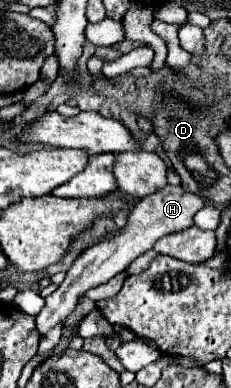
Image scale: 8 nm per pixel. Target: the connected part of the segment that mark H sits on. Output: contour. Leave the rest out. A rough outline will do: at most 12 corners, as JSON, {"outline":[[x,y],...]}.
{"outline":[[166,185],[116,237],[76,259],[36,317],[46,335],[78,299],[164,235],[194,225],[206,197]]}

